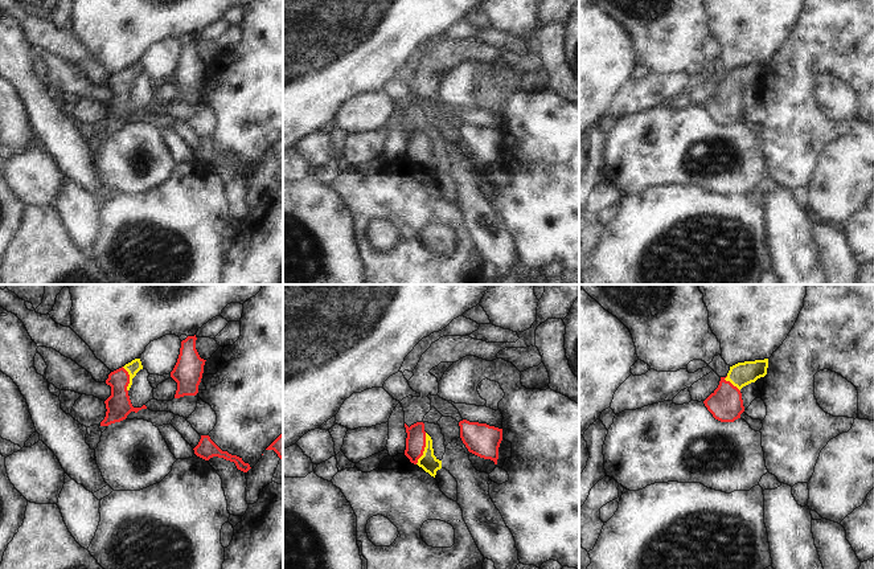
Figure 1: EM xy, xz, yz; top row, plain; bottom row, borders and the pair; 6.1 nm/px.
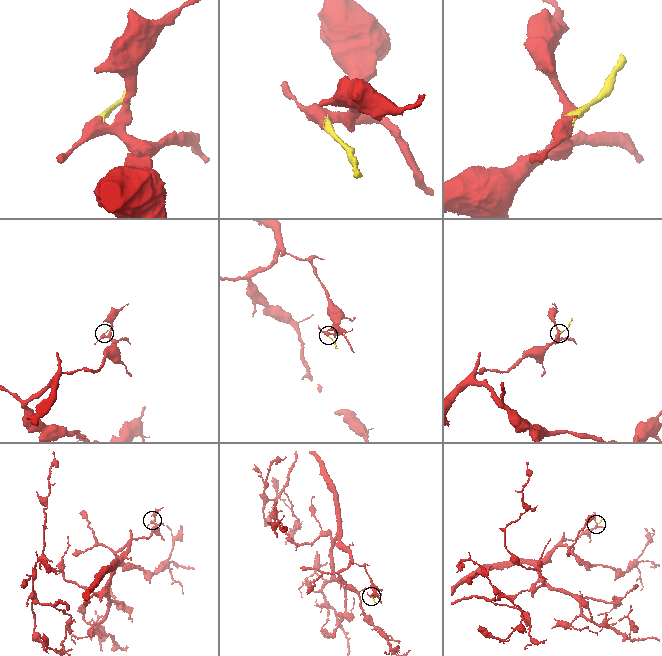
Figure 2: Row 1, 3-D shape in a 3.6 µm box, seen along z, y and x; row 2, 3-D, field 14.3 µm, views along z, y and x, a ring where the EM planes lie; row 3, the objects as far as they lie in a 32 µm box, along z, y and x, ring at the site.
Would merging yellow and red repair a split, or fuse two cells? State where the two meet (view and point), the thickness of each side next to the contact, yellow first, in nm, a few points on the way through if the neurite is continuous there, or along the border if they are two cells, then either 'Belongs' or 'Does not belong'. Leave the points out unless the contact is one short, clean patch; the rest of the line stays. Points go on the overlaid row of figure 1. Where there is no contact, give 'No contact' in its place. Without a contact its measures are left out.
Touches yellow at xz (425, 449). Thickness 110 nm (yellow) against 130 nm. Path across: xz (429, 462), (425, 458), (425, 449), (415, 442). Belongs

